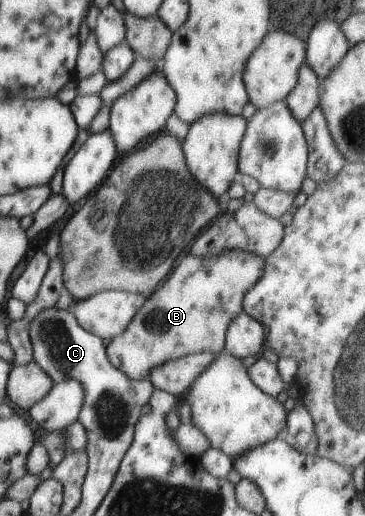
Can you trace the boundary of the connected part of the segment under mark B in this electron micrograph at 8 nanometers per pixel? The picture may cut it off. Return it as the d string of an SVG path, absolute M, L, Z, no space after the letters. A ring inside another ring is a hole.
M227 250L215 257L185 255L183 261L173 269L171 277L148 296L146 302L135 312L124 333L107 343L109 361L131 379L148 378L151 368L191 354L208 353L217 355L225 349L229 324L244 311L243 298L255 287L263 275L266 261L247 250Z

